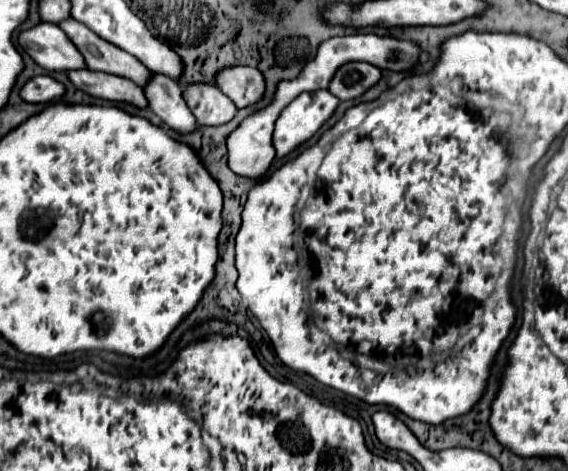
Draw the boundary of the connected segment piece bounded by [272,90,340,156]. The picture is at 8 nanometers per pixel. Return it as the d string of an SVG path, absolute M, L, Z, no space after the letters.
M316 90L312 94L300 94L296 102L288 104L276 120L272 134L276 156L286 156L298 144L314 136L316 130L332 116L338 102L340 100L328 90Z

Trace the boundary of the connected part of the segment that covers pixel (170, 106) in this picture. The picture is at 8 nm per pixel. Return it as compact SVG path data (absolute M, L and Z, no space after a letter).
M152 74L144 84L148 108L158 114L170 128L178 132L190 132L196 128L196 118L182 100L182 88L176 80L164 74Z

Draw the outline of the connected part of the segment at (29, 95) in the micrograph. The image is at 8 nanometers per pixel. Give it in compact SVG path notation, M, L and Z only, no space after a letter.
M34 76L20 90L20 96L26 102L52 102L58 100L62 94L64 86L50 76Z

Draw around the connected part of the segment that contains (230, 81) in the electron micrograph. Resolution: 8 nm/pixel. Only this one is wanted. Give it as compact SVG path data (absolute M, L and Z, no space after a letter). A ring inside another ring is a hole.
M230 66L216 74L216 86L238 106L244 108L260 100L264 92L264 76L250 66Z

